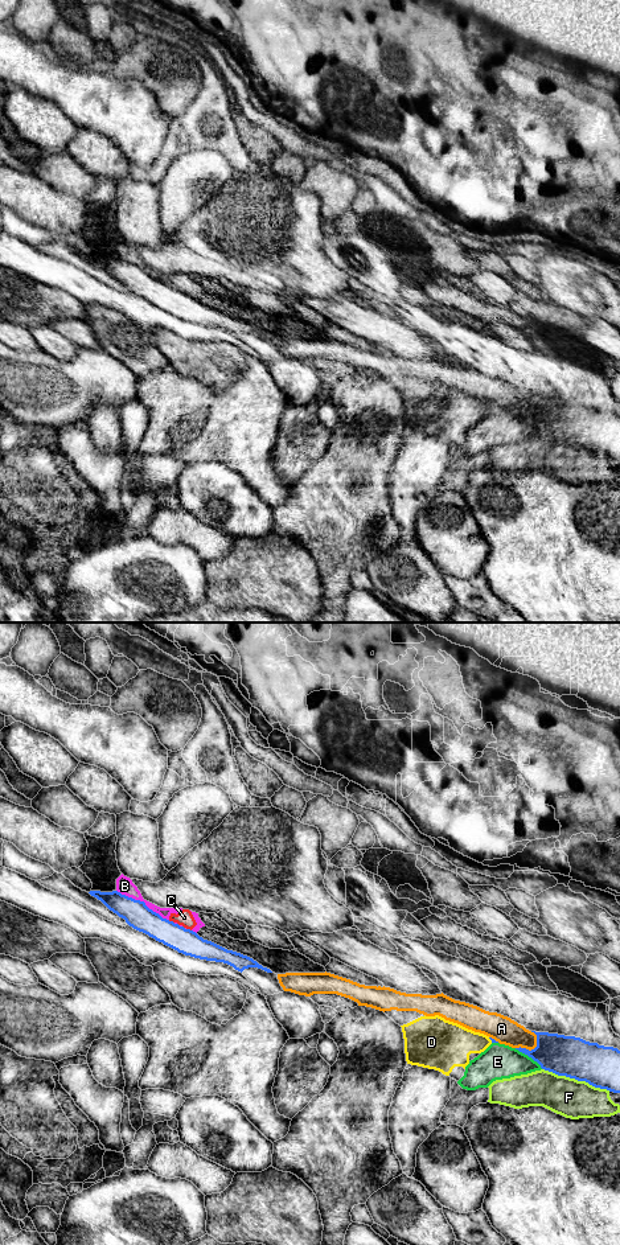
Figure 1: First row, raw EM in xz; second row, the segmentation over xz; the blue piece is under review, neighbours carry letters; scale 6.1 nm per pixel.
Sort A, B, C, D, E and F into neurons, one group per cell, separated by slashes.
A / B C / D E / F

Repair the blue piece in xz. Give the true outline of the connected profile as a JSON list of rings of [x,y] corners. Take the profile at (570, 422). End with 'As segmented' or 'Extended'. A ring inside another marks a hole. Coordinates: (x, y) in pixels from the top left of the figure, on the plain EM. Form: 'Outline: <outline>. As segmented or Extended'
Outline: [[[531,398],[537,400],[537,412],[531,416],[521,412],[516,415],[537,427],[542,435],[558,441],[586,447],[595,453],[620,459],[620,416],[617,414],[599,411],[575,402]]]. As segmented

